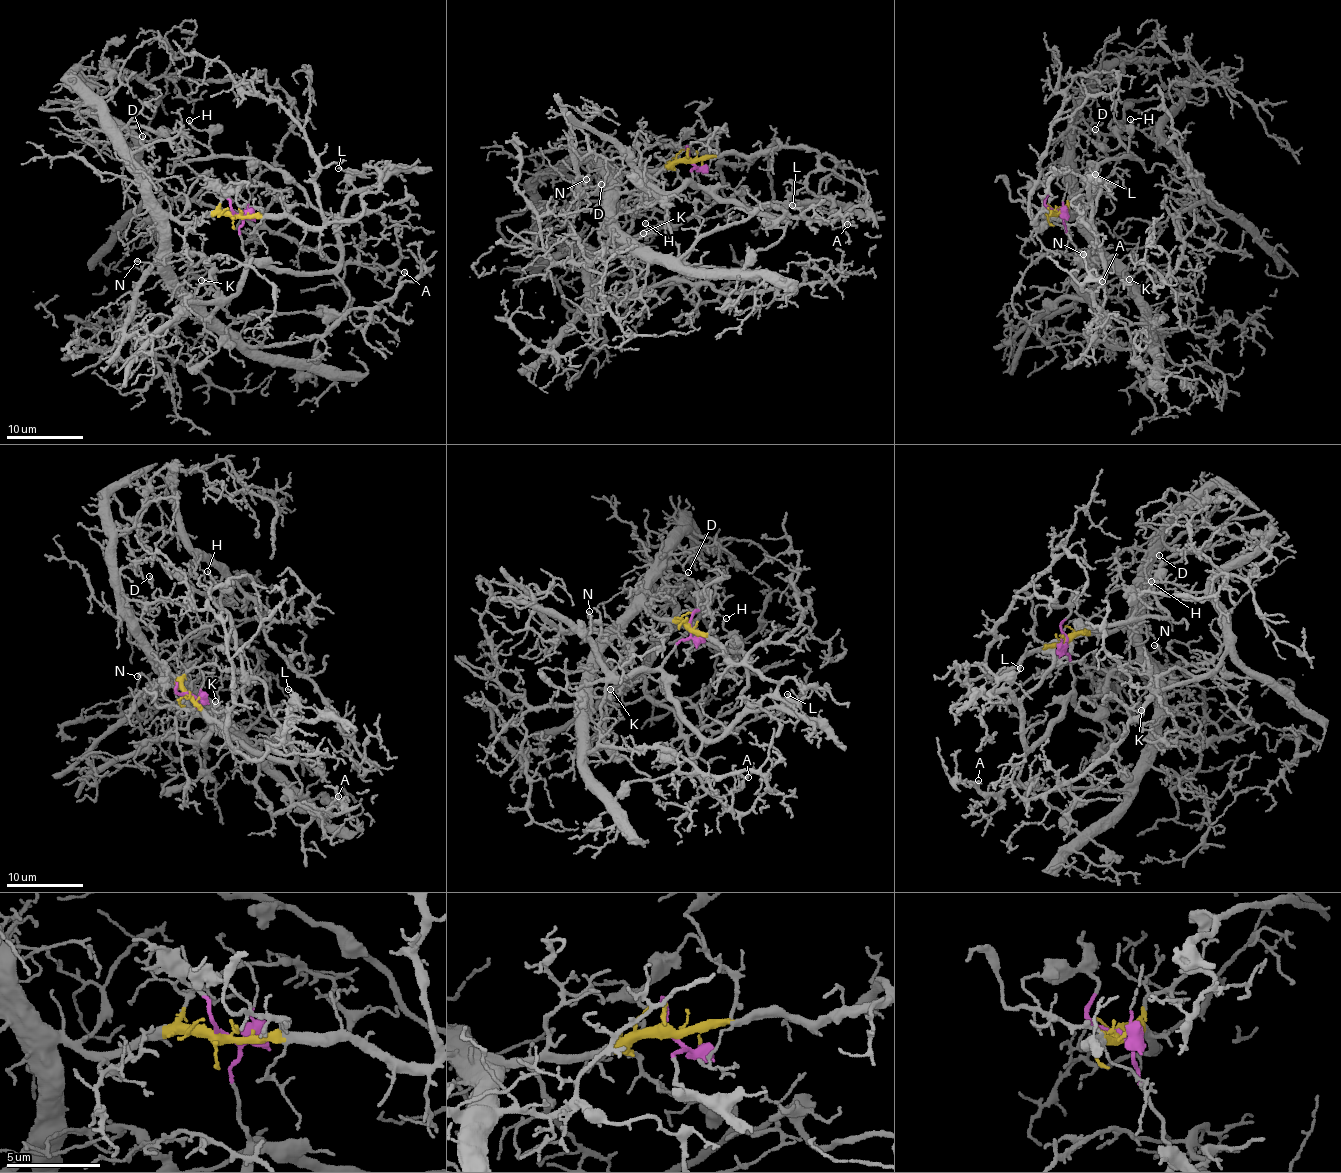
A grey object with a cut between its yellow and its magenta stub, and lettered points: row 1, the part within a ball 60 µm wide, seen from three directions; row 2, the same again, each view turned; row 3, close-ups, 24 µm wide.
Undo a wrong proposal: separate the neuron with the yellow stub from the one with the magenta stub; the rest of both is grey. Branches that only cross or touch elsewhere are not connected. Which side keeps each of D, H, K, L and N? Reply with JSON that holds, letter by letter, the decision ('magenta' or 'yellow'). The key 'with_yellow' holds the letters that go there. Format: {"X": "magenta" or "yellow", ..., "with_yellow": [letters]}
{"D": "yellow", "H": "magenta", "K": "yellow", "L": "magenta", "N": "yellow", "with_yellow": ["D", "K", "N"]}

